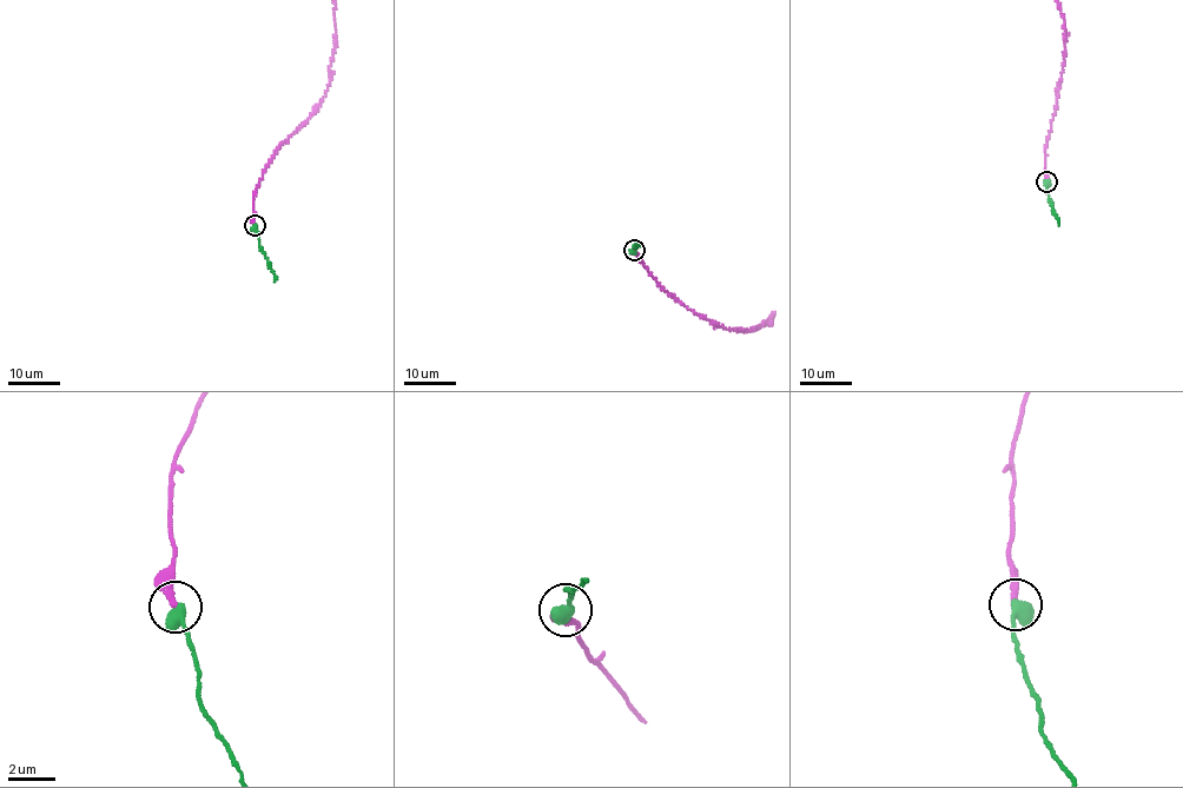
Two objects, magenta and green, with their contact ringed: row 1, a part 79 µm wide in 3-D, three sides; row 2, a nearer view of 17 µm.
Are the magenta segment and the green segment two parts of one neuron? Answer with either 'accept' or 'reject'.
reject

